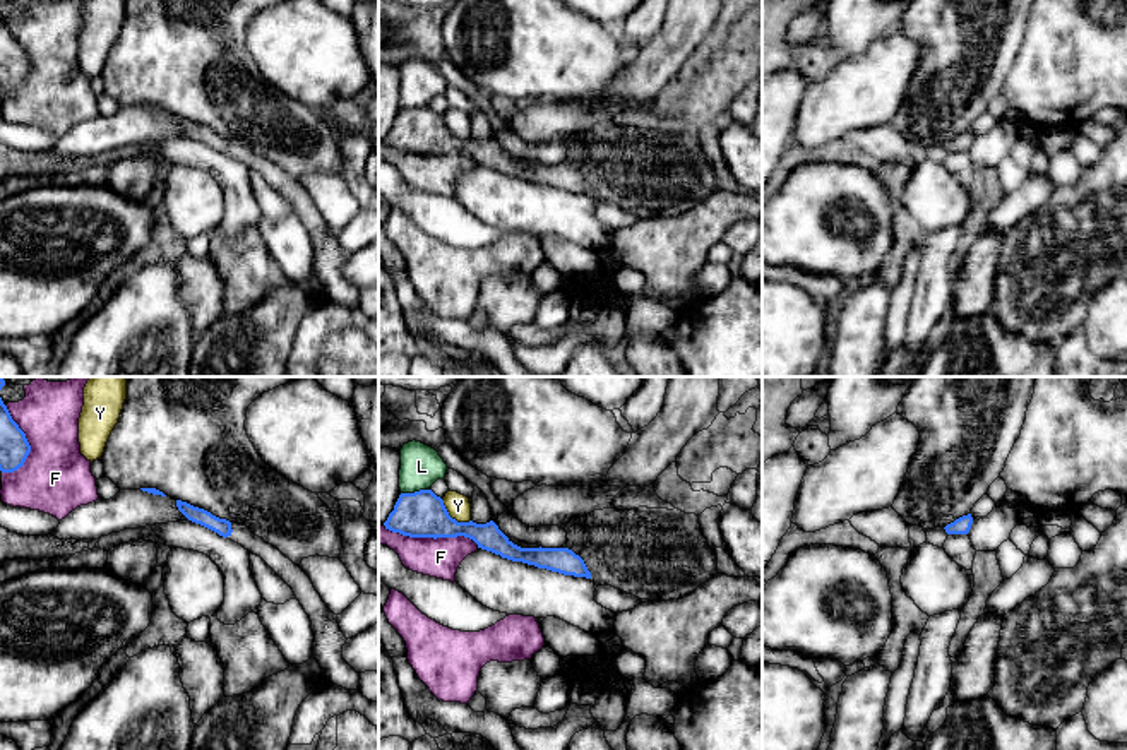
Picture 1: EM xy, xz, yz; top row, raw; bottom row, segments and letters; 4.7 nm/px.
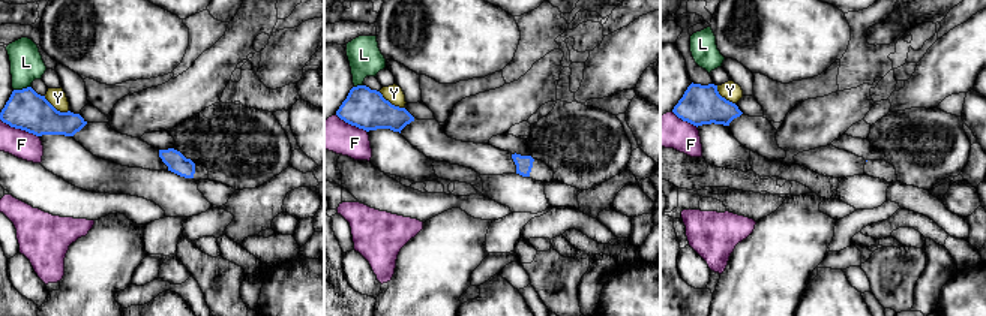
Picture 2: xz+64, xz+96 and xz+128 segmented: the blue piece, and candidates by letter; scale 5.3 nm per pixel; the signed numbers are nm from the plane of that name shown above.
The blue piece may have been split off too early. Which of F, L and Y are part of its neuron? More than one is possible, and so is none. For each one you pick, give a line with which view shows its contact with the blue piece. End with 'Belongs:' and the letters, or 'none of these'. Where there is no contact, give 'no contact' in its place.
Belongs: none of these

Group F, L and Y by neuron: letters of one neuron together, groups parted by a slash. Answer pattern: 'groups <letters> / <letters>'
groups F / L / Y

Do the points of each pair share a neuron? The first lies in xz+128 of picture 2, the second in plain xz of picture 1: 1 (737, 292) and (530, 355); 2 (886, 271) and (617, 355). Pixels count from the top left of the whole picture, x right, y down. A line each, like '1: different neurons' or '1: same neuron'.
1: different neurons
2: different neurons

